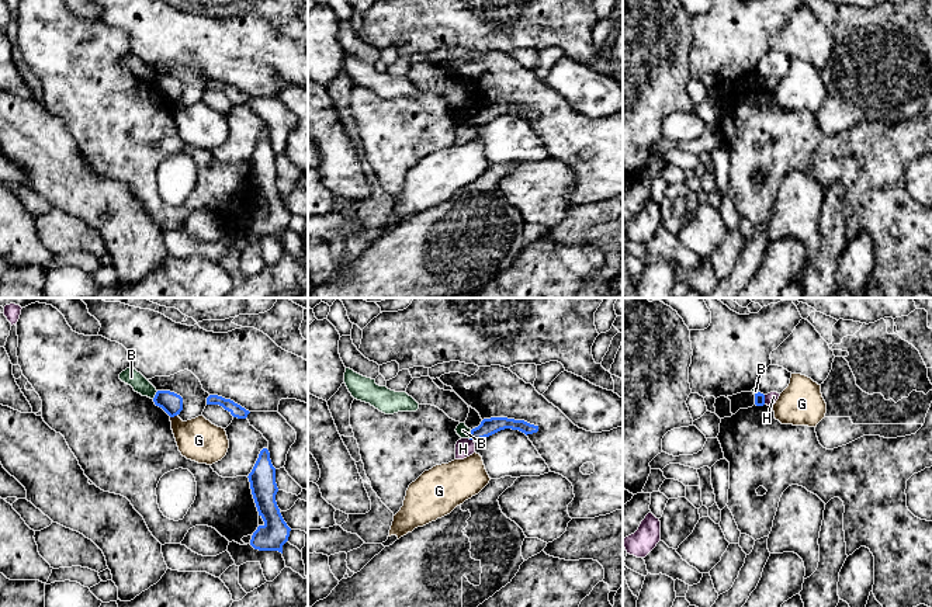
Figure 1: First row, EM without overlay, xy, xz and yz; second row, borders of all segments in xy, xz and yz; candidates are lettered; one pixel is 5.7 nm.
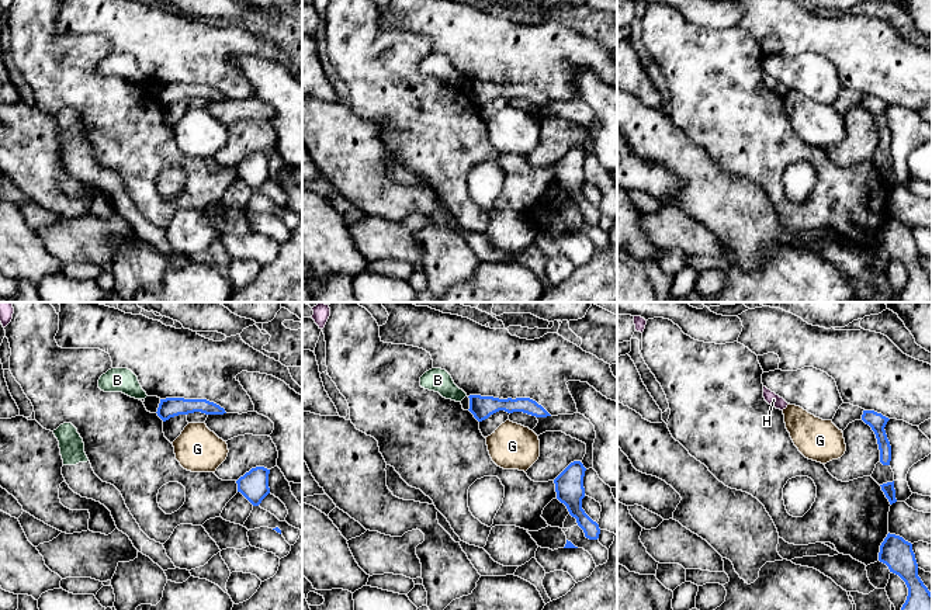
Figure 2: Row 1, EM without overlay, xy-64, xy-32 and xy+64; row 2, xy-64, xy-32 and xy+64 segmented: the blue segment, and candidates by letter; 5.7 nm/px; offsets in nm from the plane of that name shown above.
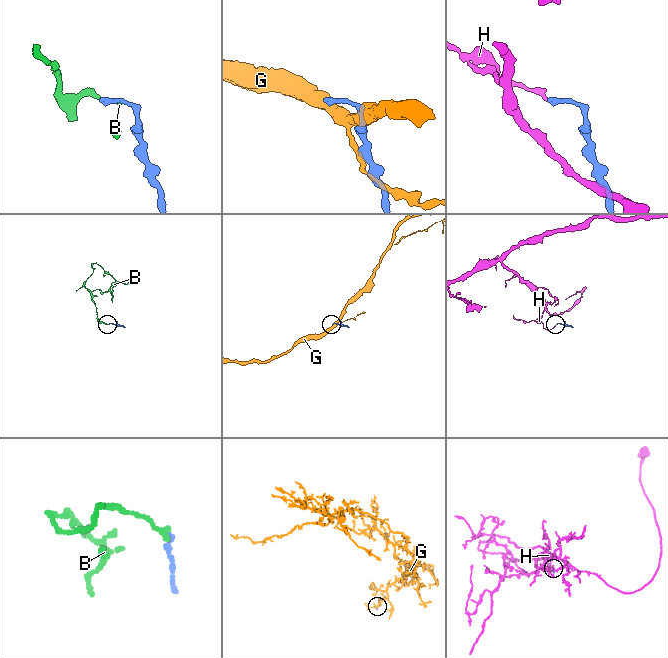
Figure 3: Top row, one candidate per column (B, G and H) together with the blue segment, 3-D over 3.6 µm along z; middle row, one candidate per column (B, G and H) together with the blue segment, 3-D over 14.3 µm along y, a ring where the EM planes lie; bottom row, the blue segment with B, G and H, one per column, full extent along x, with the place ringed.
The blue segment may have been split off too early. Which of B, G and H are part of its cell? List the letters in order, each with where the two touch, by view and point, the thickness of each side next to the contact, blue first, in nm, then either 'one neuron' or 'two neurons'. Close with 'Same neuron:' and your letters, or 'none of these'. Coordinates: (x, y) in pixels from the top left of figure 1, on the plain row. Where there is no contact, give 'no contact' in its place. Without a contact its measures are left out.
B: contact xy (155, 80); calibres 120 and 90 nm; two neurons
G: contact xy (173, 101); calibres 120 and 240 nm; two neurons
H: contact yz (764, 85); calibres 60 and 70 nm; two neurons
Same neuron: none of these

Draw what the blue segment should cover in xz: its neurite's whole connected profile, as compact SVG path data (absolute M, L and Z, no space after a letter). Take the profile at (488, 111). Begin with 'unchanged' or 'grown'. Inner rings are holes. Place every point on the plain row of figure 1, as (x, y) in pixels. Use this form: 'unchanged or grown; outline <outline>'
unchanged; outline M491 103L484 104L478 112L471 115L470 125L481 125L505 114L519 115L526 121L538 117L538 111L530 110L524 105L514 105L507 103Z

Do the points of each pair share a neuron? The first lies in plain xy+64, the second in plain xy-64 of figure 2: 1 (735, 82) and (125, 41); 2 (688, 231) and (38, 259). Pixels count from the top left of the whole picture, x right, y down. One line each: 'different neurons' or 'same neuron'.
1: different neurons
2: different neurons

